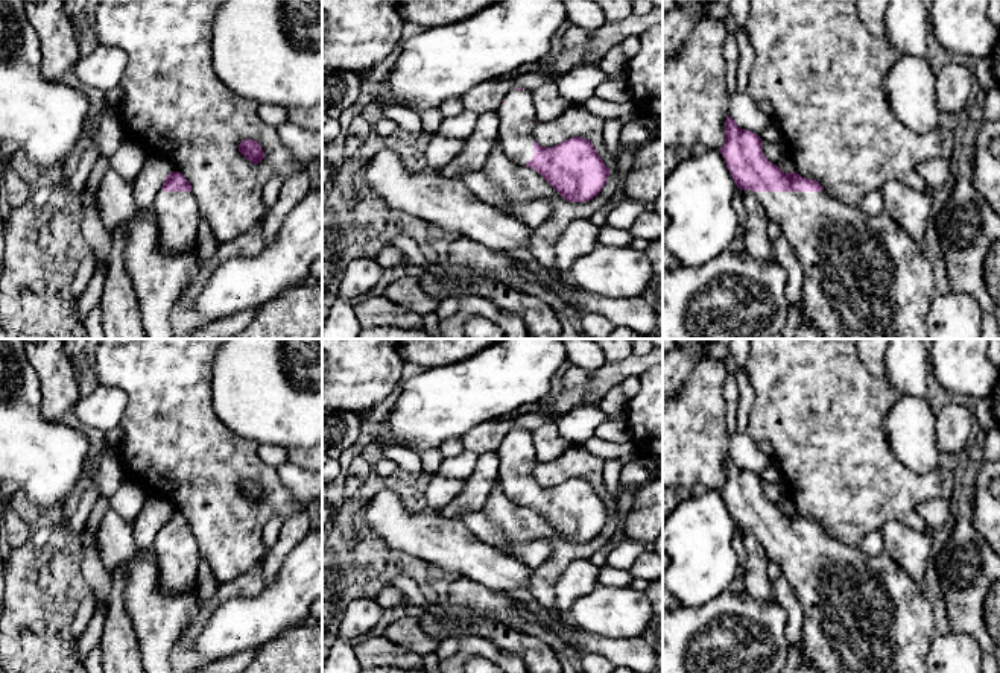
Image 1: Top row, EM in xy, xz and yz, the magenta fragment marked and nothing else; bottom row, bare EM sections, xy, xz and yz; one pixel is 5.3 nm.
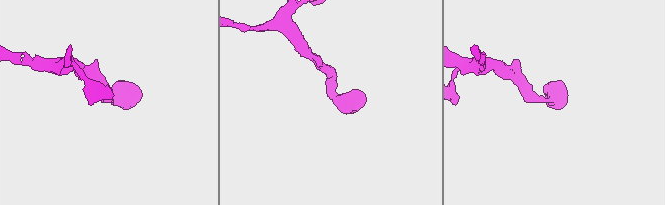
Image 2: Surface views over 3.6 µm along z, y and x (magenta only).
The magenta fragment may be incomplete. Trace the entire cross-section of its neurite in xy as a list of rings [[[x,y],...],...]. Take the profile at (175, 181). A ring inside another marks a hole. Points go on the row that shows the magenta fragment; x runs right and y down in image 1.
[[[170,172],[153,205],[160,246],[166,252],[191,252],[196,248],[199,210],[190,182],[179,172]]]

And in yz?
[[[729,115],[720,153],[737,188],[755,194],[798,255],[802,264],[802,305],[824,339],[929,339],[926,319],[935,296],[933,269],[921,245],[894,219],[884,211],[868,216],[860,207],[834,201],[818,181],[796,172],[784,173],[763,155],[760,135],[739,128]]]

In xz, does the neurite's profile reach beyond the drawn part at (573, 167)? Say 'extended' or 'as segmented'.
extended

